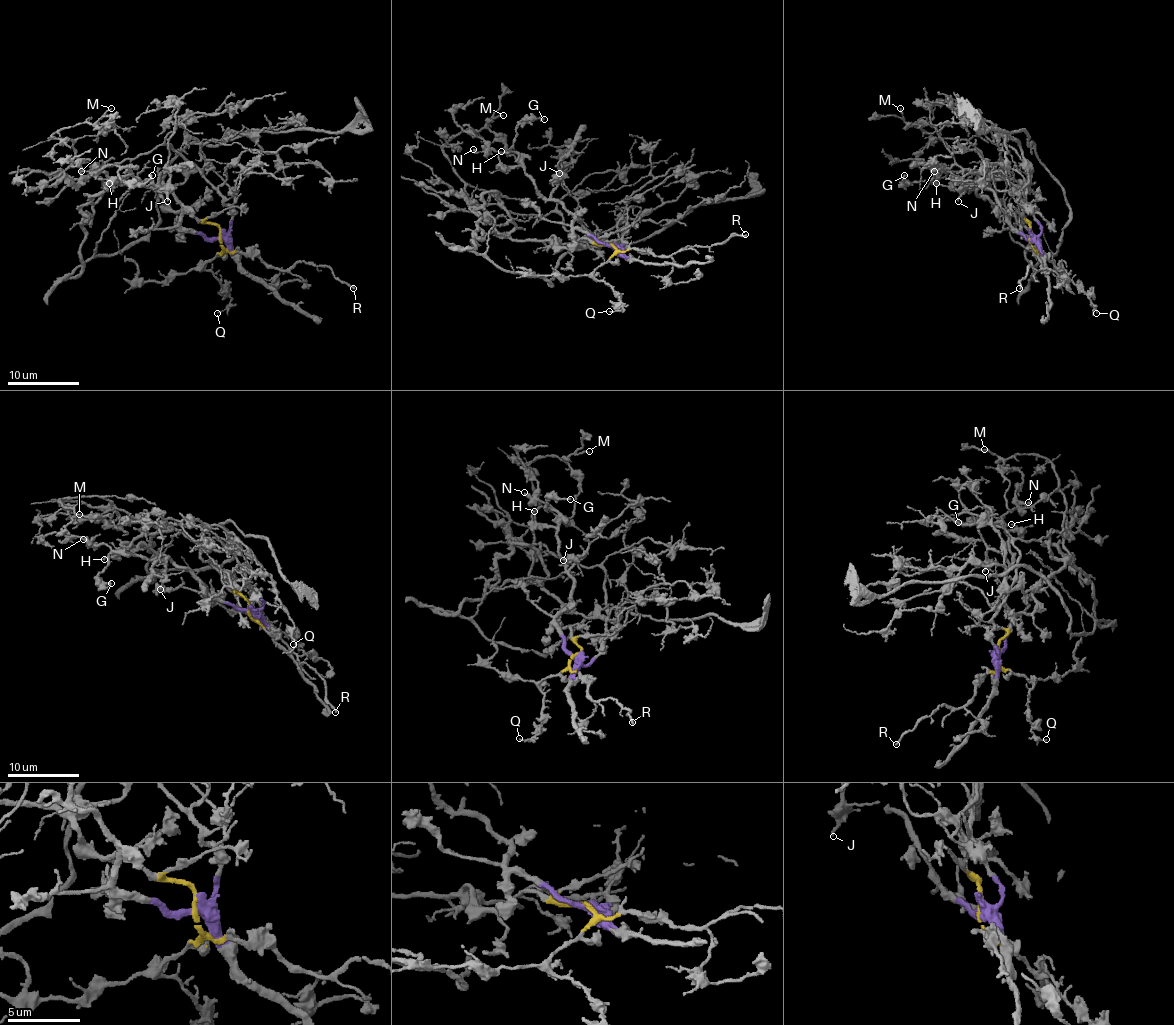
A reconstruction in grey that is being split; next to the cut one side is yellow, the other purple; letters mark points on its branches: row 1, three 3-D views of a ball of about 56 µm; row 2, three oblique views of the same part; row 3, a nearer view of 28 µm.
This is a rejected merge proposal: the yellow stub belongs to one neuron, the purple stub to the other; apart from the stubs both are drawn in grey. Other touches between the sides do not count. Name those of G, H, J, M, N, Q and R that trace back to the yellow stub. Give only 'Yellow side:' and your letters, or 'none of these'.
Yellow side: M, Q, R

